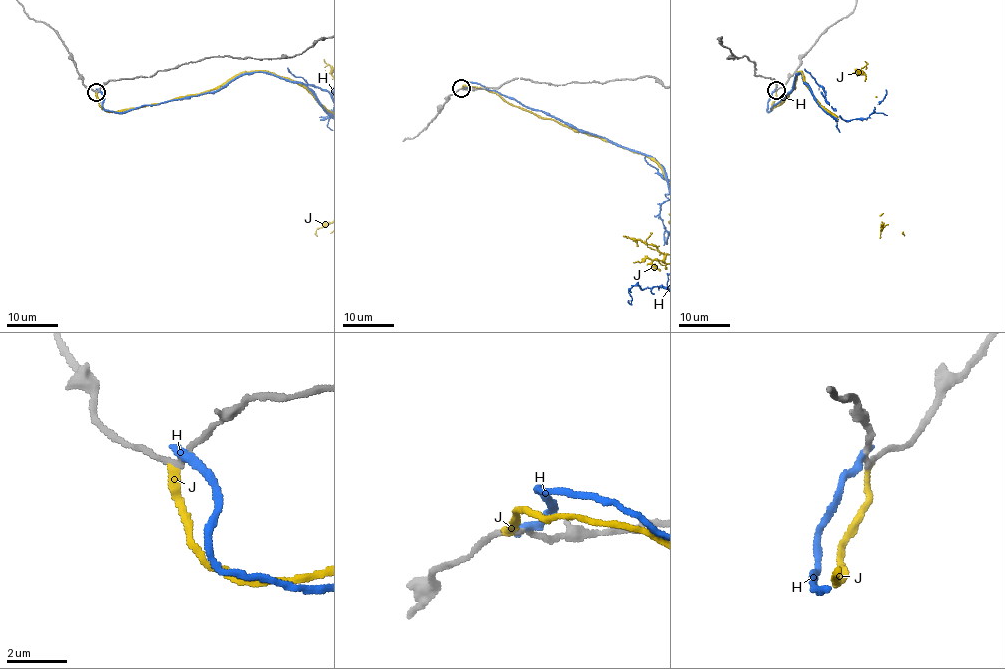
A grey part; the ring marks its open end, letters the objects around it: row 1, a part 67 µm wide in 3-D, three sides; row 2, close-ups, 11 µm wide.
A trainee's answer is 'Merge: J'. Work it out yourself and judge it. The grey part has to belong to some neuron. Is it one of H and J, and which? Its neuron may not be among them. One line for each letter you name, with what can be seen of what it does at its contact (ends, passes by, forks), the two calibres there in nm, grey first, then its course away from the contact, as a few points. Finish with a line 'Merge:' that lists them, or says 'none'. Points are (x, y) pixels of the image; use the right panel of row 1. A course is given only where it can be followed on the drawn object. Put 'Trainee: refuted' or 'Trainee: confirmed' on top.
Trainee: confirmed
J: it ends there; 160 nm thick on the grey side, 200 nm on the other
Merge: J

